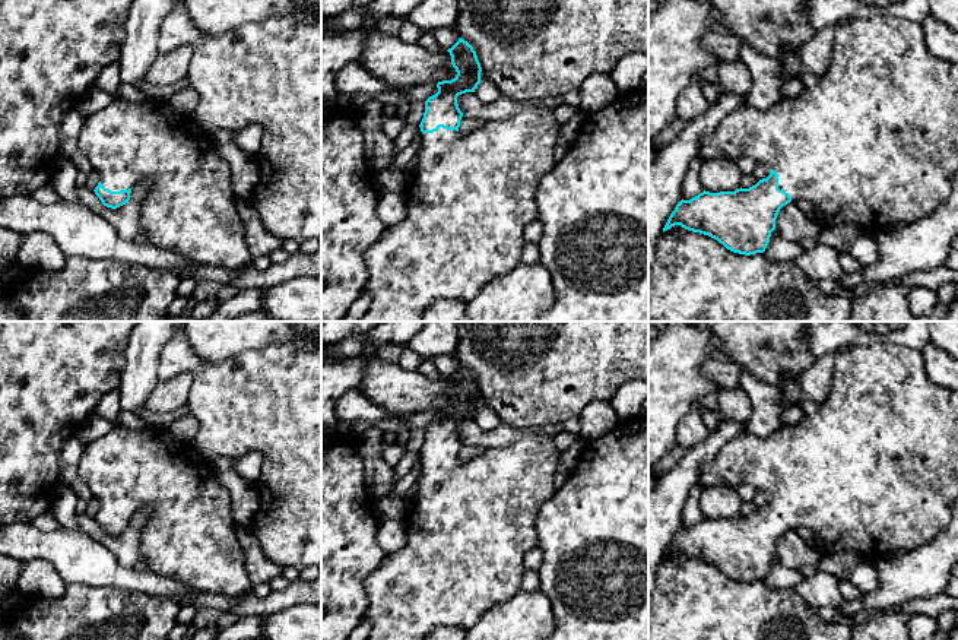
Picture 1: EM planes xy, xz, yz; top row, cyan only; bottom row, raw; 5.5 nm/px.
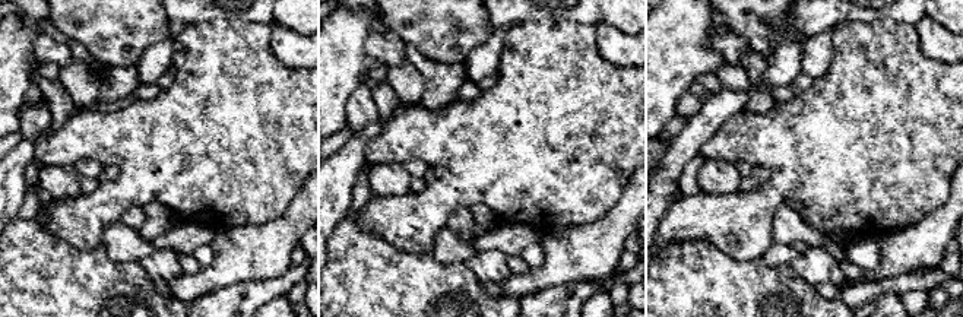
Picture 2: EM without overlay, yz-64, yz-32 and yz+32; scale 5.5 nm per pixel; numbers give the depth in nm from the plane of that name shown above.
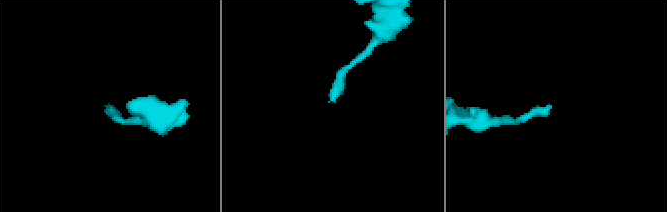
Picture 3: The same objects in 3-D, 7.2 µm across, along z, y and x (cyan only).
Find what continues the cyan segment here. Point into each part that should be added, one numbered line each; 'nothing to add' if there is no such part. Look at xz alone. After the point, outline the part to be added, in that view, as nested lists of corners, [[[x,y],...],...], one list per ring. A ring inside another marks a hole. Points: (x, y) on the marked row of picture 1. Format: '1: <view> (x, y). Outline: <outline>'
1: xz (473, 195). Outline: [[[527,110],[505,120],[491,120],[479,130],[469,134],[460,134],[456,130],[440,127],[434,133],[421,134],[421,148],[416,155],[416,178],[405,191],[407,203],[407,216],[394,226],[387,226],[383,235],[367,248],[365,262],[368,281],[364,292],[369,295],[369,307],[359,321],[424,321],[425,310],[438,298],[453,298],[469,302],[486,283],[508,273],[521,262],[526,226],[537,219],[534,193],[539,181],[556,164],[555,148],[558,143],[561,124],[556,121],[552,110]]]

